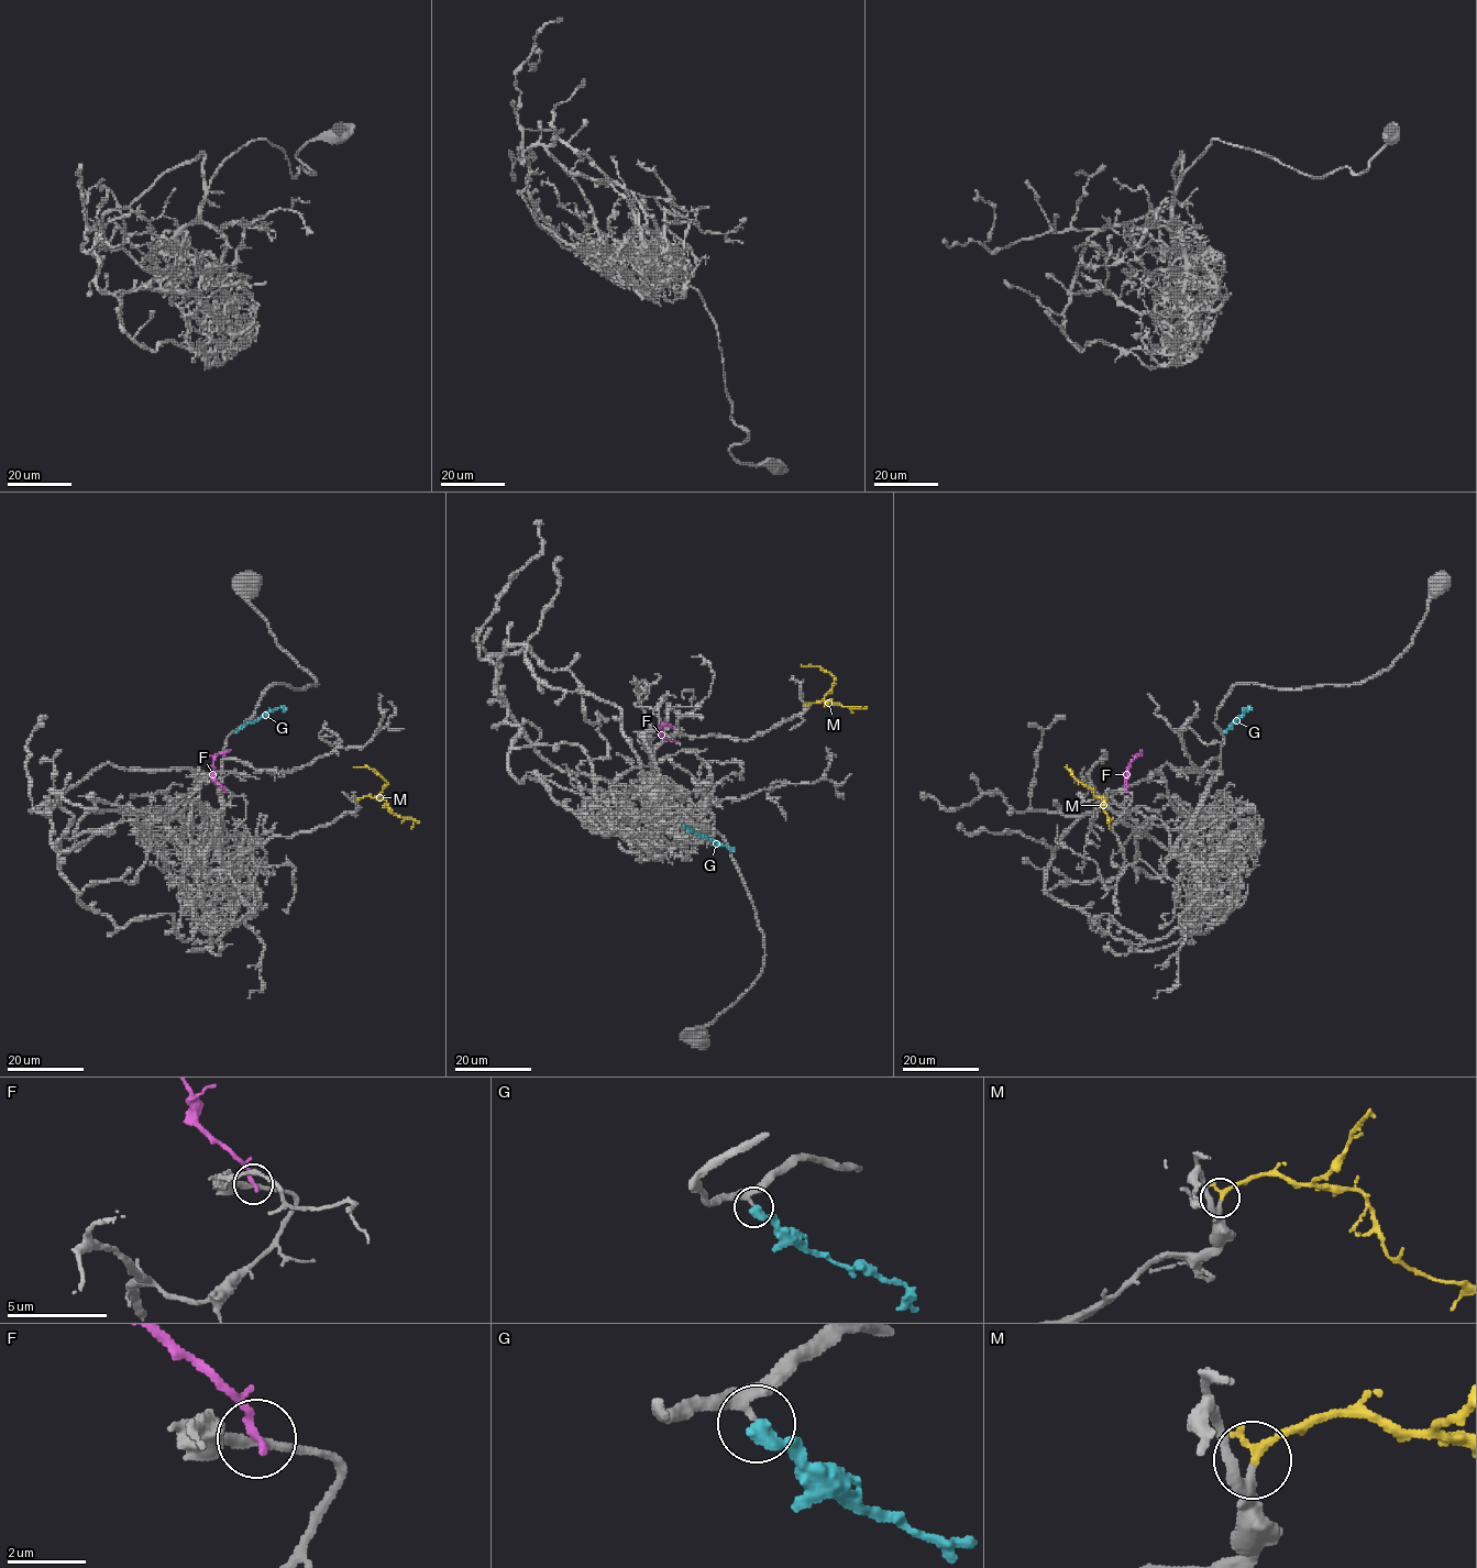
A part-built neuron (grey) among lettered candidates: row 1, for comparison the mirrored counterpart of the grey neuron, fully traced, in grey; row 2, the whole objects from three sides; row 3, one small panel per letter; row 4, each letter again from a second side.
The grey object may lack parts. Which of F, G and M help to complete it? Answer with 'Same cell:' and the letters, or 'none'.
Same cell: M

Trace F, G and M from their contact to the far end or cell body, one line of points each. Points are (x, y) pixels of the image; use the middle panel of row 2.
F: (673, 727), (659, 727), (667, 740), (679, 741)
G: (682, 824), (734, 851)
M: (805, 704), (824, 698), (835, 677), (819, 666), (801, 665)

